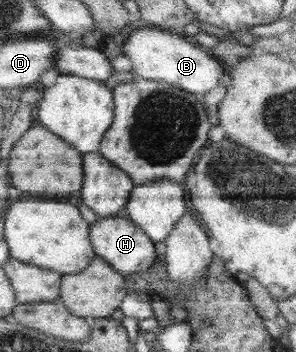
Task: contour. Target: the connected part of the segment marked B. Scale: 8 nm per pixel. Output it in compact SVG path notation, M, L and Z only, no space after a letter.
M149 26L134 30L124 43L123 53L132 61L135 76L160 80L192 94L208 95L222 85L222 78L226 76L224 61L218 61L214 53L210 55L202 46L180 37L180 33L166 33L166 29L160 31Z

